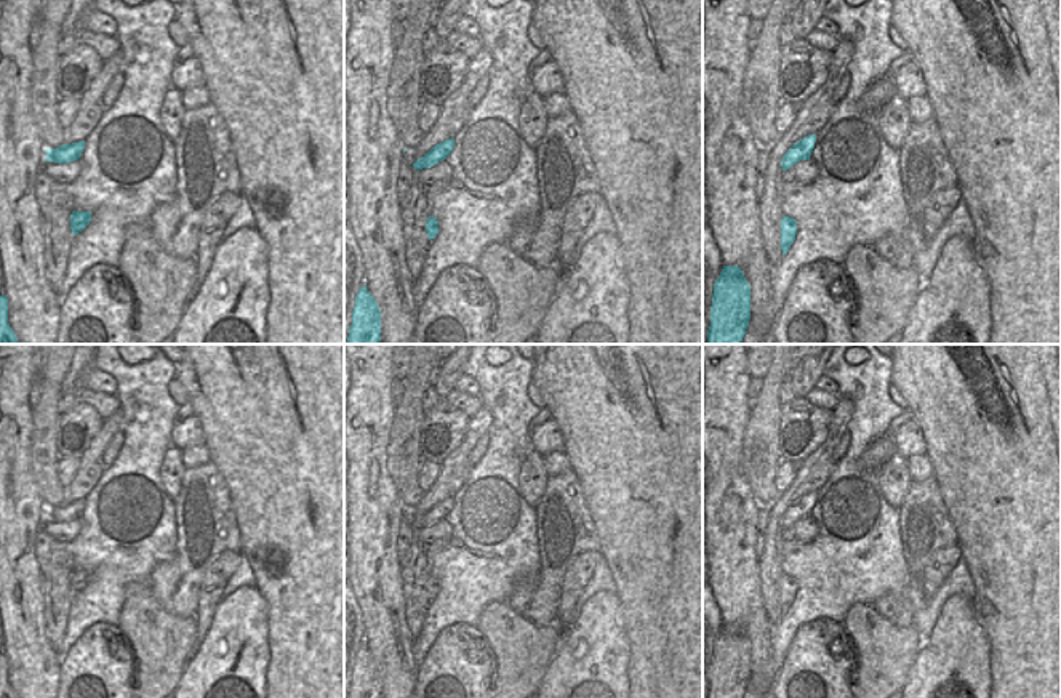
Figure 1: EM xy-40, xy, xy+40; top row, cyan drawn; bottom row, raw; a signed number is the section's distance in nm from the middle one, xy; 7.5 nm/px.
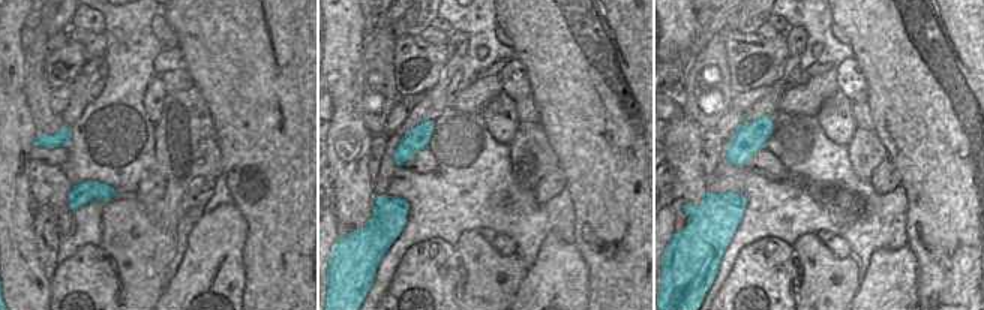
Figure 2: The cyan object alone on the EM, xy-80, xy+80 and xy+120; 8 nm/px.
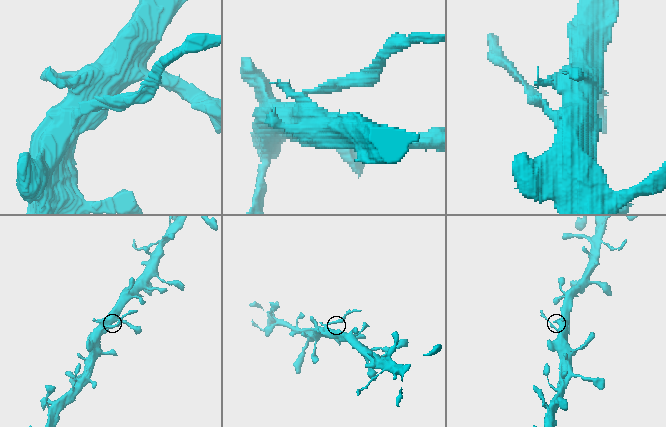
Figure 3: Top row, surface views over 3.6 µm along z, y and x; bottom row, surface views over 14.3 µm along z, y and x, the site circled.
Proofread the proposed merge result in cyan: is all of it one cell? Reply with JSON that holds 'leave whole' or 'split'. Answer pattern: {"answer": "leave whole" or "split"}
{"answer": "leave whole"}

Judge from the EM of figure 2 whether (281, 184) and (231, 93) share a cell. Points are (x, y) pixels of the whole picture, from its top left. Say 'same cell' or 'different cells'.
same cell

